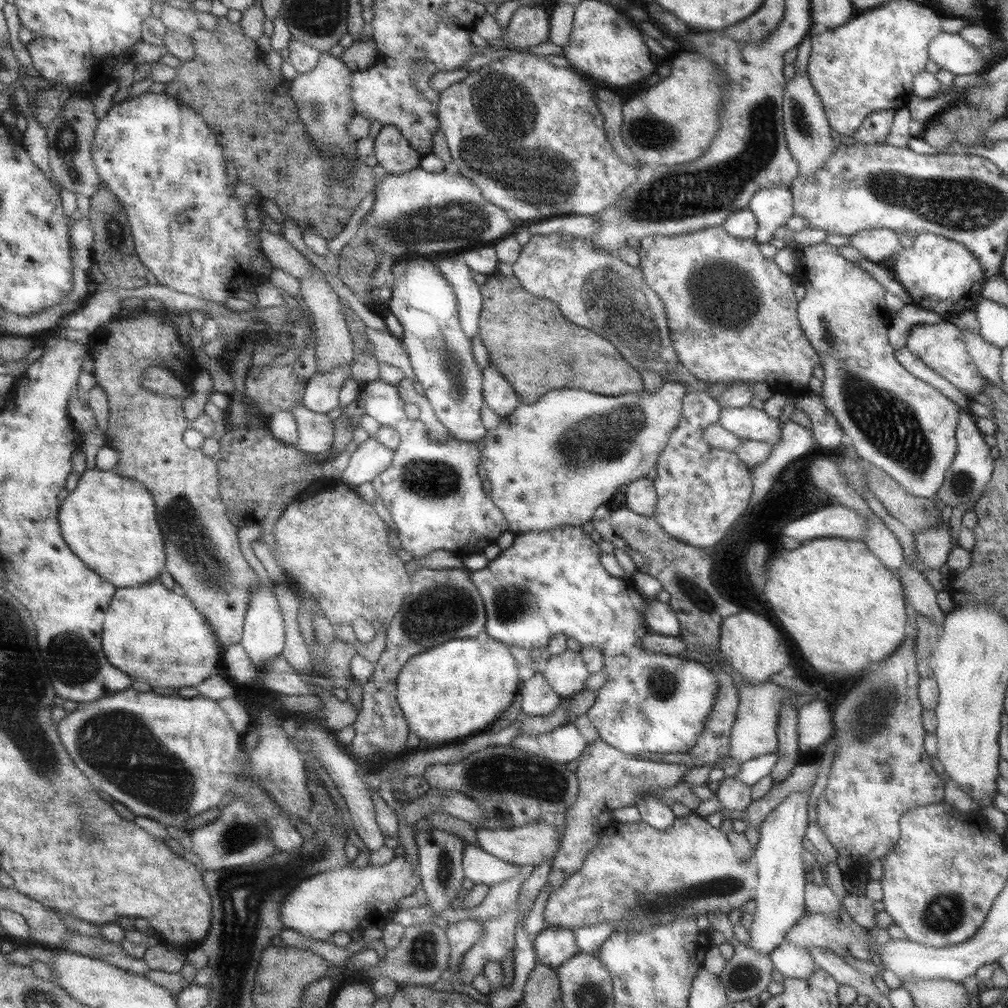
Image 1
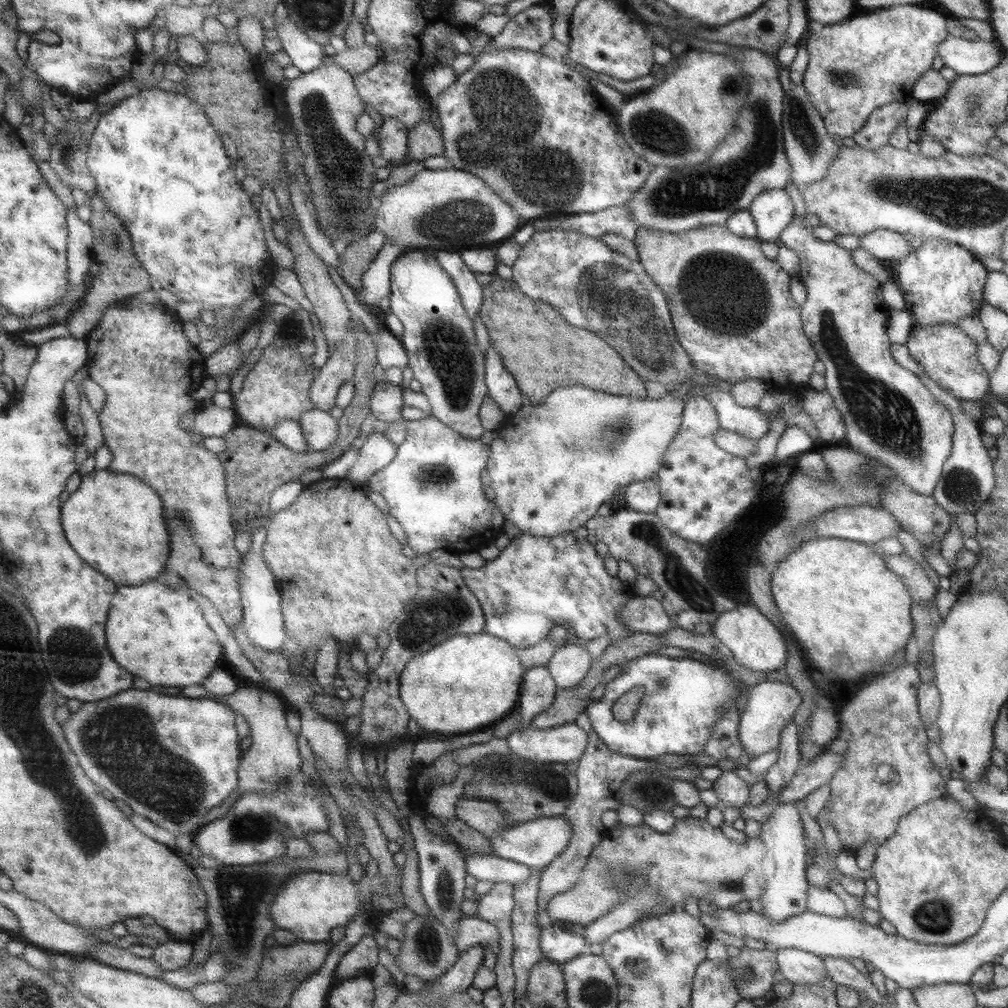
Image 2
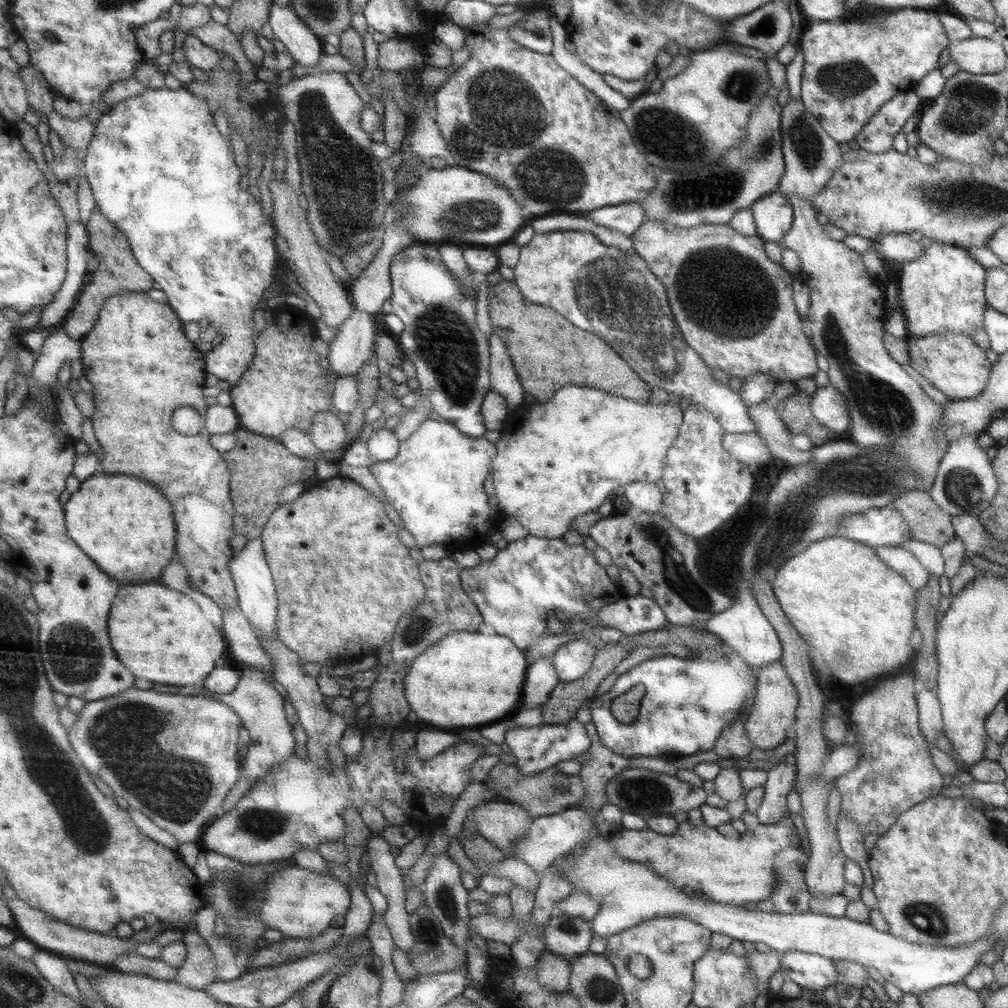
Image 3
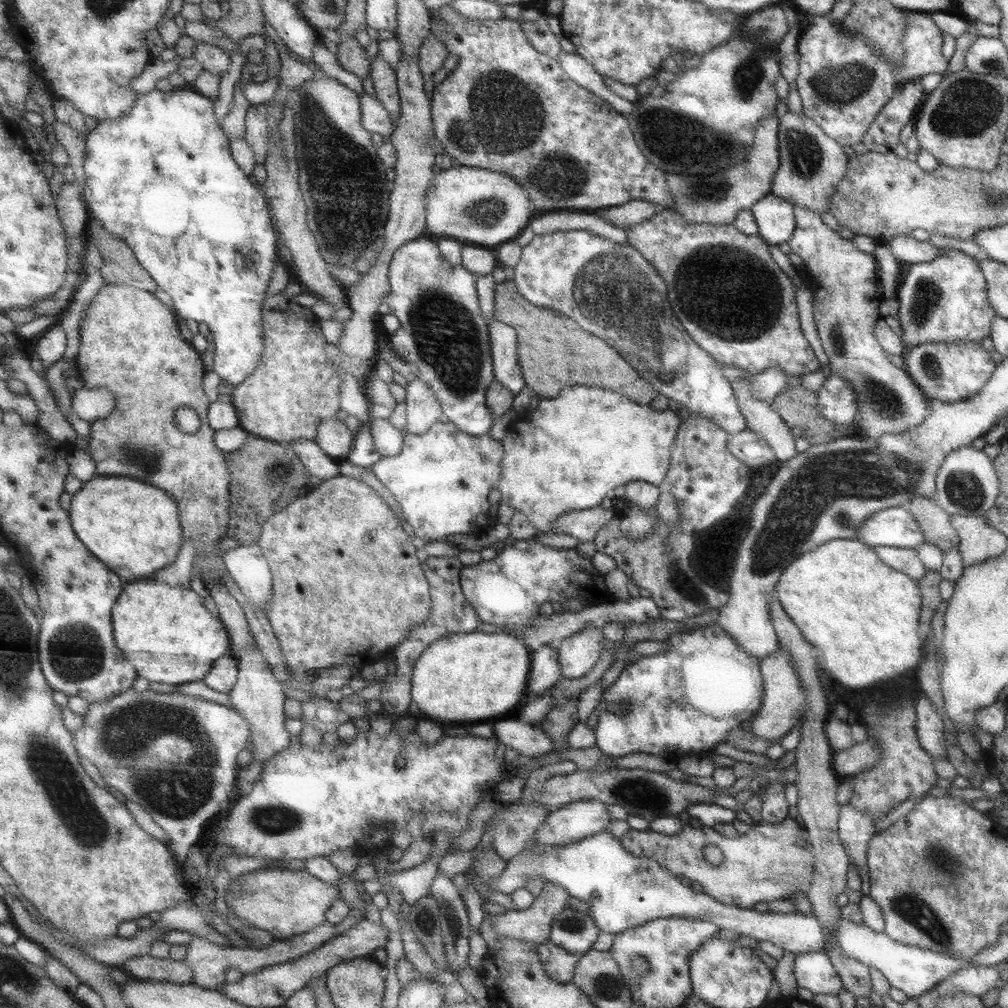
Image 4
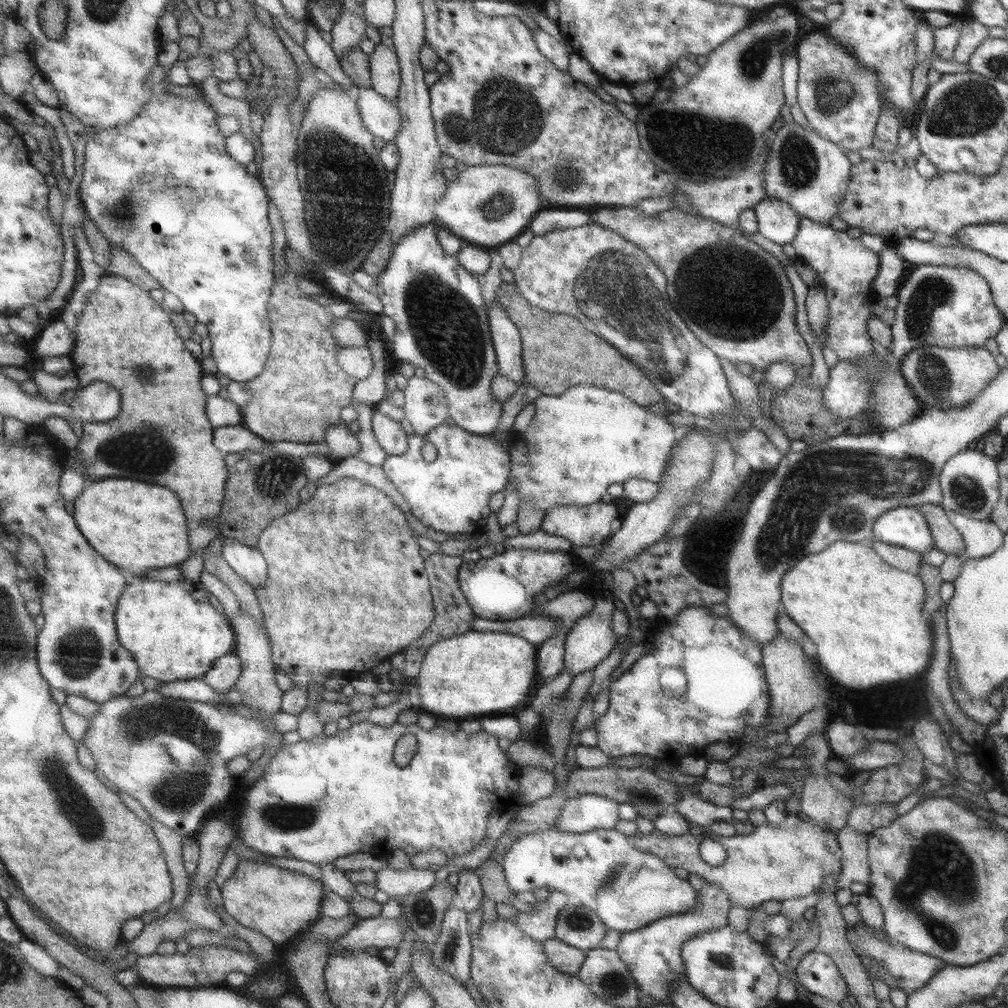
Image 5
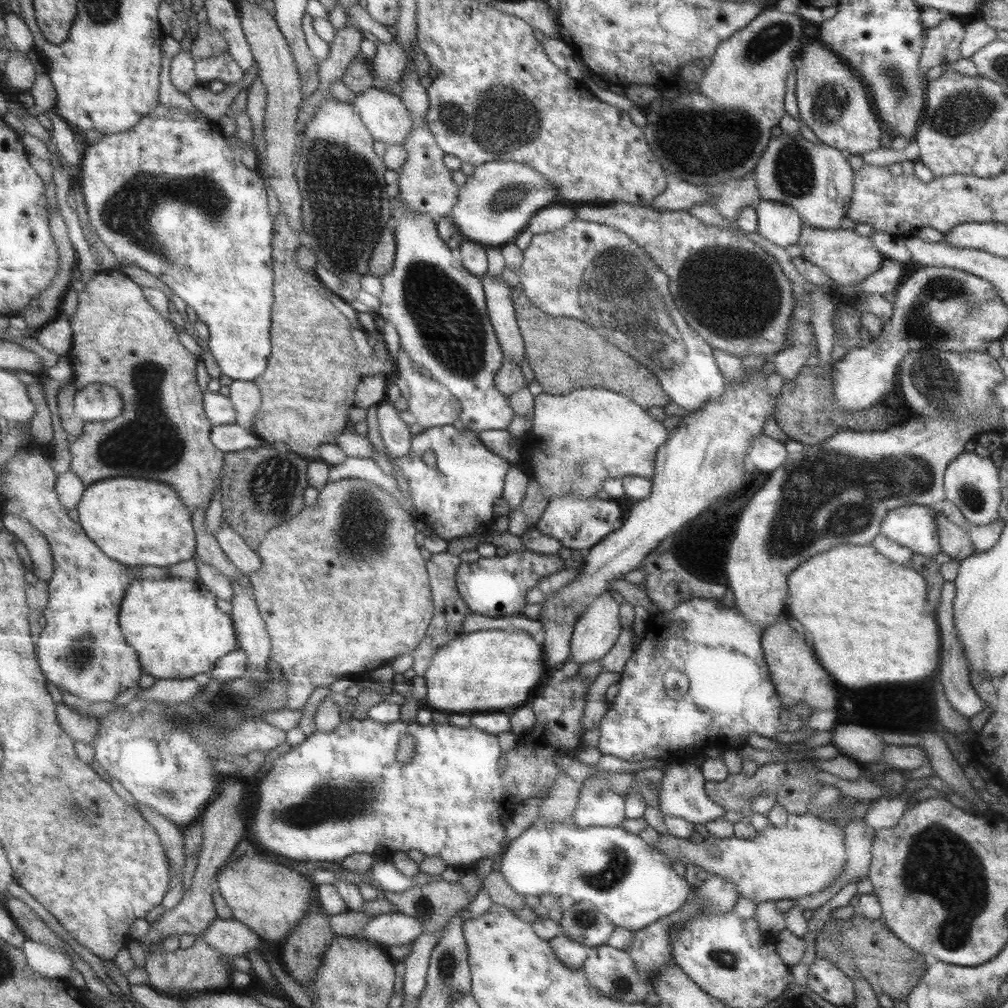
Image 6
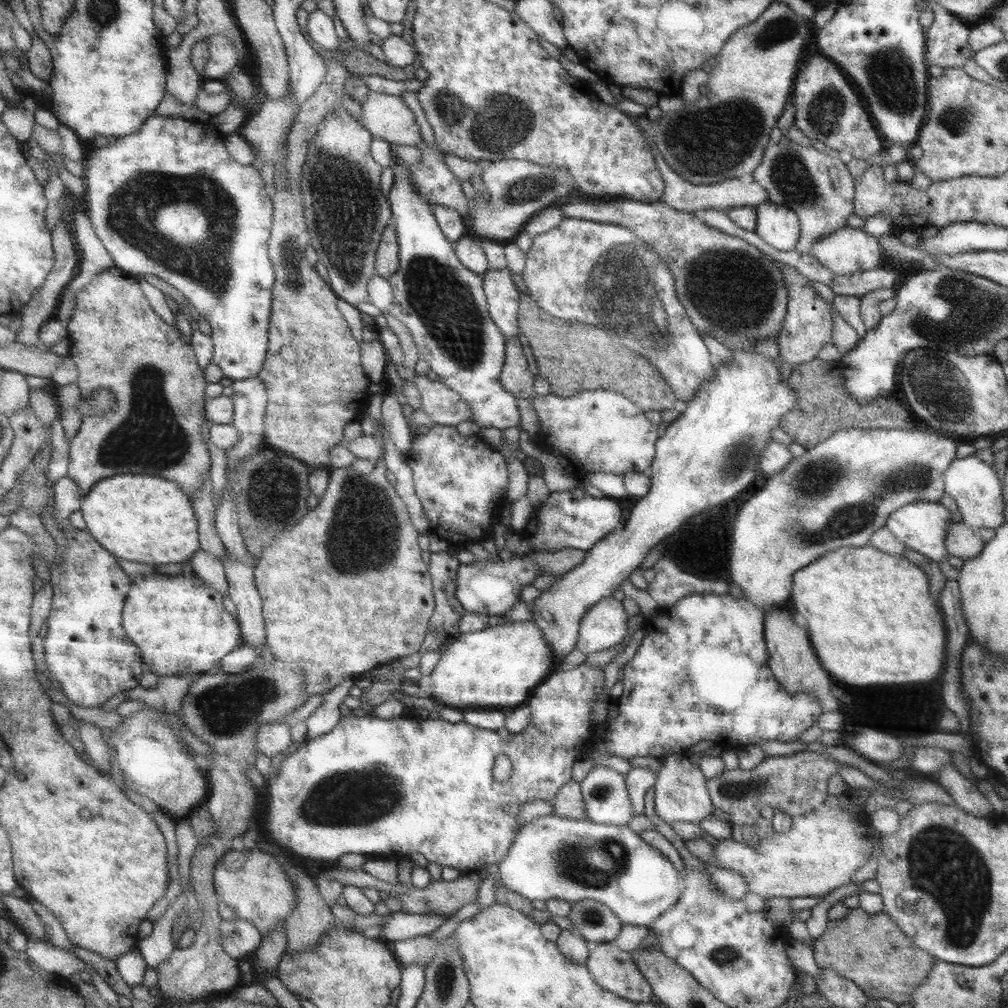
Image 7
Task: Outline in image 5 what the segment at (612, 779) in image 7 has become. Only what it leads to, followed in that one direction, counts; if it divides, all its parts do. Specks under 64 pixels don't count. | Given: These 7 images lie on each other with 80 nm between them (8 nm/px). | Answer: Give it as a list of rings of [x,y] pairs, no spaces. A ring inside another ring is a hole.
[[[584,793],[568,799],[559,820],[550,828],[572,833],[608,830],[620,821],[619,811],[619,802],[596,793]]]

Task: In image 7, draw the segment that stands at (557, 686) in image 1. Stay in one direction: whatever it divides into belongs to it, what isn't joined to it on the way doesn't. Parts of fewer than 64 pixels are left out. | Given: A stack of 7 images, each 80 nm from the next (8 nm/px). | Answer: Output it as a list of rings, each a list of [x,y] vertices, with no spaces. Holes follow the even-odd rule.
[[[613,596],[602,598],[582,619],[575,648],[588,656],[617,646],[627,636],[628,620],[622,601]]]

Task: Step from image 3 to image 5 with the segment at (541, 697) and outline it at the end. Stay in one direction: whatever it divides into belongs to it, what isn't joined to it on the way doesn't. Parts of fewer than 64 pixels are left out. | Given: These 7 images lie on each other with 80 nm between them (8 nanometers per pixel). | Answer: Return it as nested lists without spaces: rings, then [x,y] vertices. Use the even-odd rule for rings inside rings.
[[[562,631],[538,645],[537,665],[539,666],[540,686],[548,682],[552,676],[565,670],[566,637],[567,634]]]

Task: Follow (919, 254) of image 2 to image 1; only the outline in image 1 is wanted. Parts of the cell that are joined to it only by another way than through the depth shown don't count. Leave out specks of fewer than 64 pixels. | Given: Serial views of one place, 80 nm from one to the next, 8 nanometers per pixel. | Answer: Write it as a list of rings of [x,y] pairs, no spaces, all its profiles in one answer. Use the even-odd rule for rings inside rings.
[[[923,232],[913,237],[914,245],[903,247],[894,259],[894,272],[913,303],[939,314],[943,320],[977,305],[985,283],[985,272],[979,260],[954,240]]]

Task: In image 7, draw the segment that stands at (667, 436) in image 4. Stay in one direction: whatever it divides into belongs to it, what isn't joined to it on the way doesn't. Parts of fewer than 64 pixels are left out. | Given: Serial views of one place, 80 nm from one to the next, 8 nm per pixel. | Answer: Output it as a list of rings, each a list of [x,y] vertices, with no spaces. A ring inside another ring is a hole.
[[[590,390],[570,398],[560,398],[554,394],[537,395],[531,403],[539,421],[538,444],[546,452],[555,455],[573,478],[575,488],[584,488],[589,484],[587,476],[597,472],[623,475],[634,471],[651,476],[660,425],[646,420],[644,412],[628,398],[616,392]],[[580,469],[581,476],[576,471]]]

